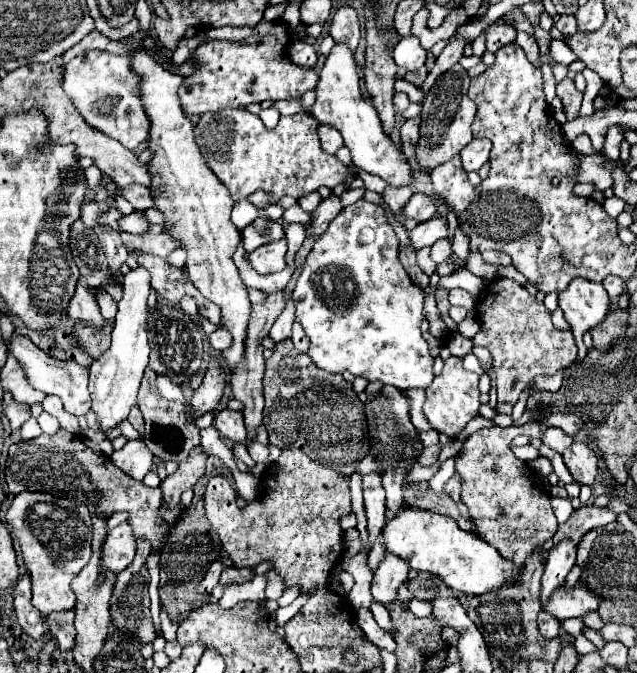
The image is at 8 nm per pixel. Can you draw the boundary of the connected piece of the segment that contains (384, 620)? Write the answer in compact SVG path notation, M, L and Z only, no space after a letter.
M375 599L372 600L370 608L373 618L377 620L377 624L385 630L391 630L391 618L389 618L389 612L387 608L383 608L383 605L379 604Z

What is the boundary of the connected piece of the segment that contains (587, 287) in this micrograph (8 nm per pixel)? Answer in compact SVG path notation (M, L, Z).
M575 278L567 290L559 292L559 308L565 314L565 320L575 334L578 347L578 360L583 360L587 355L587 348L583 342L583 334L595 324L603 320L609 312L609 296L599 282L591 282L585 278Z

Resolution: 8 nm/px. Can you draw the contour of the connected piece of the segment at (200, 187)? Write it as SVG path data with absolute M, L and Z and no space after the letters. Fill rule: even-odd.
M133 52L133 68L141 76L141 98L145 104L145 112L151 120L149 132L149 150L153 150L153 160L149 162L149 172L153 178L151 196L157 210L165 216L167 232L181 242L187 250L187 272L191 284L199 288L199 292L215 302L223 312L223 328L231 330L233 346L223 352L223 360L229 370L233 370L243 358L245 348L245 332L247 320L251 312L251 302L247 296L247 288L239 278L239 270L233 262L233 252L239 244L239 230L231 222L233 200L219 184L217 176L207 168L195 140L193 140L193 124L187 114L181 110L177 88L183 76L169 74L163 70L147 52Z

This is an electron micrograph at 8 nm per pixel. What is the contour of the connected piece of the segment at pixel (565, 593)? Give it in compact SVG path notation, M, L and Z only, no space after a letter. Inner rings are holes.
M577 582L573 588L567 588L565 584L559 586L541 610L551 612L559 620L565 620L565 618L583 618L589 612L597 612L599 604L601 598L595 596L585 584Z

